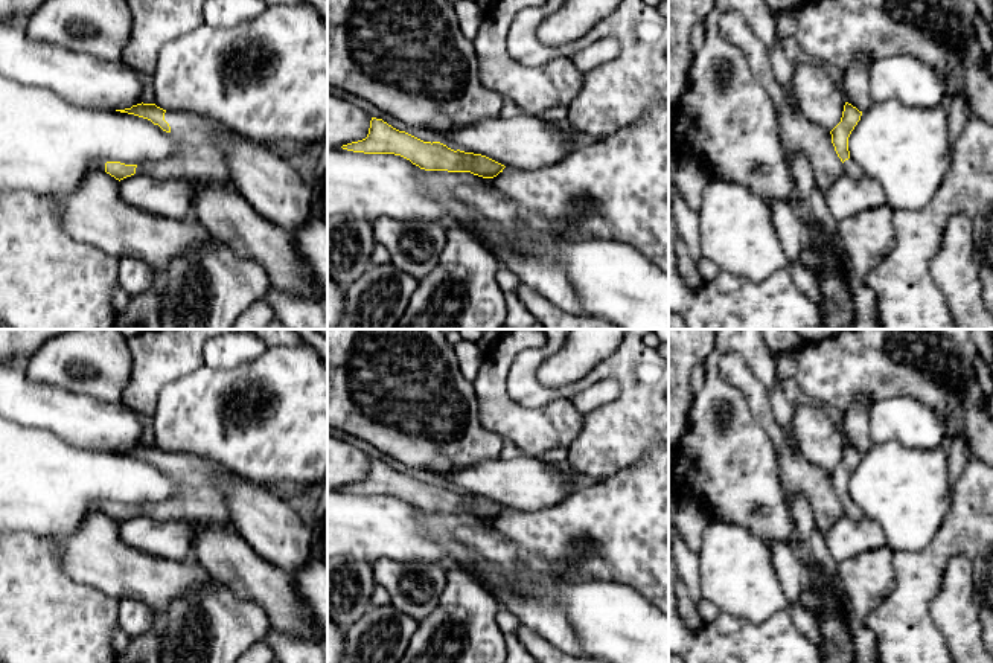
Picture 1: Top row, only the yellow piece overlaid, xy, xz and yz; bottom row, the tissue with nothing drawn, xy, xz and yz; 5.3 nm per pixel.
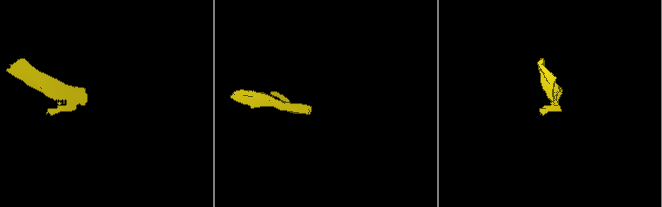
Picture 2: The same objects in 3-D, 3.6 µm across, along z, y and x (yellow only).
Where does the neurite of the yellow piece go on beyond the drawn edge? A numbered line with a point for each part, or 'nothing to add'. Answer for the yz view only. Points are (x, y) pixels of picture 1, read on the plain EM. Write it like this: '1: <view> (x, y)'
1: yz (850, 508)

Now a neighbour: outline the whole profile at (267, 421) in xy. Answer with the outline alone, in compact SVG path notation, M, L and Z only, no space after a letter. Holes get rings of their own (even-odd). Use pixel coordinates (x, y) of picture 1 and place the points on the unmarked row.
M302 340L299 346L276 346L267 351L254 361L242 364L236 369L212 369L201 366L198 370L186 375L163 387L154 419L155 440L154 445L163 451L181 451L200 457L209 457L221 463L231 472L256 482L259 485L279 485L282 482L295 482L299 485L320 488L327 476L327 363L321 358L315 348Z

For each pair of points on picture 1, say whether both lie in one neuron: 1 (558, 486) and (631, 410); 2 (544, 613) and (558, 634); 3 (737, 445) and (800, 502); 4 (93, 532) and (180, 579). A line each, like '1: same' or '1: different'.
1: different
2: same
3: different
4: same

